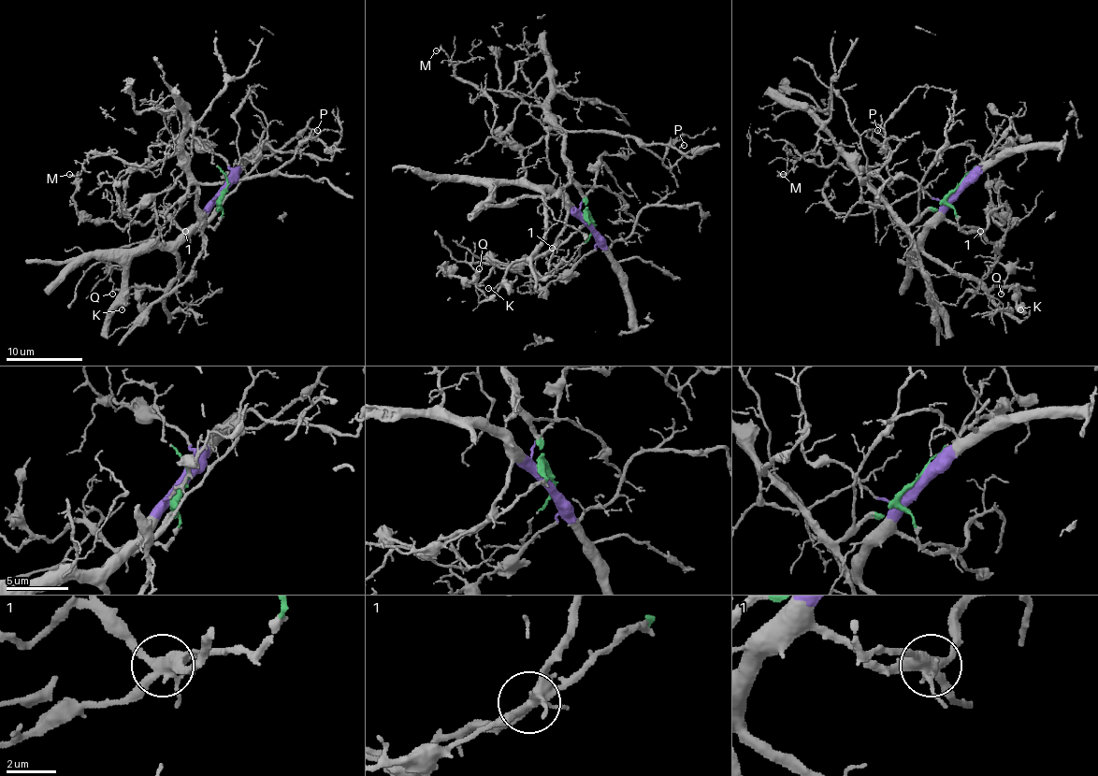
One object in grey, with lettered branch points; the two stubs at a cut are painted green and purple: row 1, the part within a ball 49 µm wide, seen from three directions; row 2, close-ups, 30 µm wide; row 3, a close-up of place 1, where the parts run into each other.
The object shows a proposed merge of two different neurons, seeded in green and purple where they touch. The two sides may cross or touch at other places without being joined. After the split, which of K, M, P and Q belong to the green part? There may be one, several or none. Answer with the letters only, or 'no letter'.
M, P

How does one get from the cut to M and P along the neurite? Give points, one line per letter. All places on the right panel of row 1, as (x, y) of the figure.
M: (955, 189), (937, 208), (928, 208), (905, 223), (841, 155), (823, 166), (821, 157), (810, 153), (783, 174)
P: (955, 189), (937, 208), (928, 208), (909, 223), (894, 212), (863, 181), (900, 143), (876, 130)

